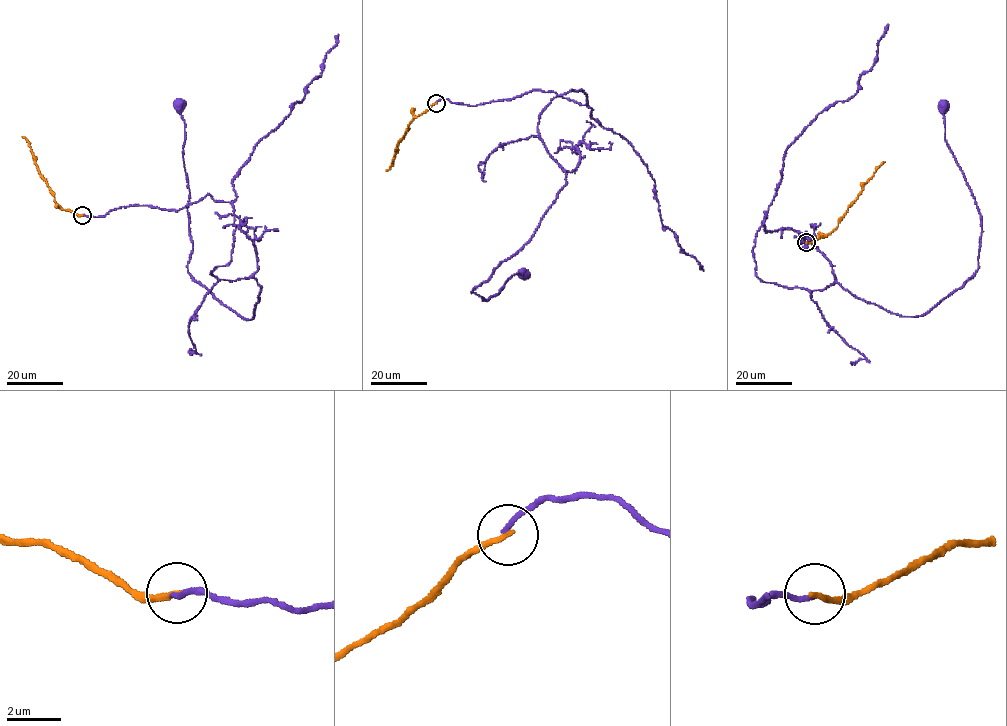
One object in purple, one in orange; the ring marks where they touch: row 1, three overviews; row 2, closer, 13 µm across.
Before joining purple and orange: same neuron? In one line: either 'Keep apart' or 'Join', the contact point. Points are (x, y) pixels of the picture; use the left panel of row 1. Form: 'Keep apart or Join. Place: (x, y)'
Keep apart. Place: (82, 215)

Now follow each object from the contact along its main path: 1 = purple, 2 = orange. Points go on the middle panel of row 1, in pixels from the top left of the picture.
1: (436, 102), (587, 95), (571, 89), (540, 114), (566, 185), (529, 241), (471, 292), (487, 301), (523, 273)
2: (436, 103), (415, 117), (386, 171)

